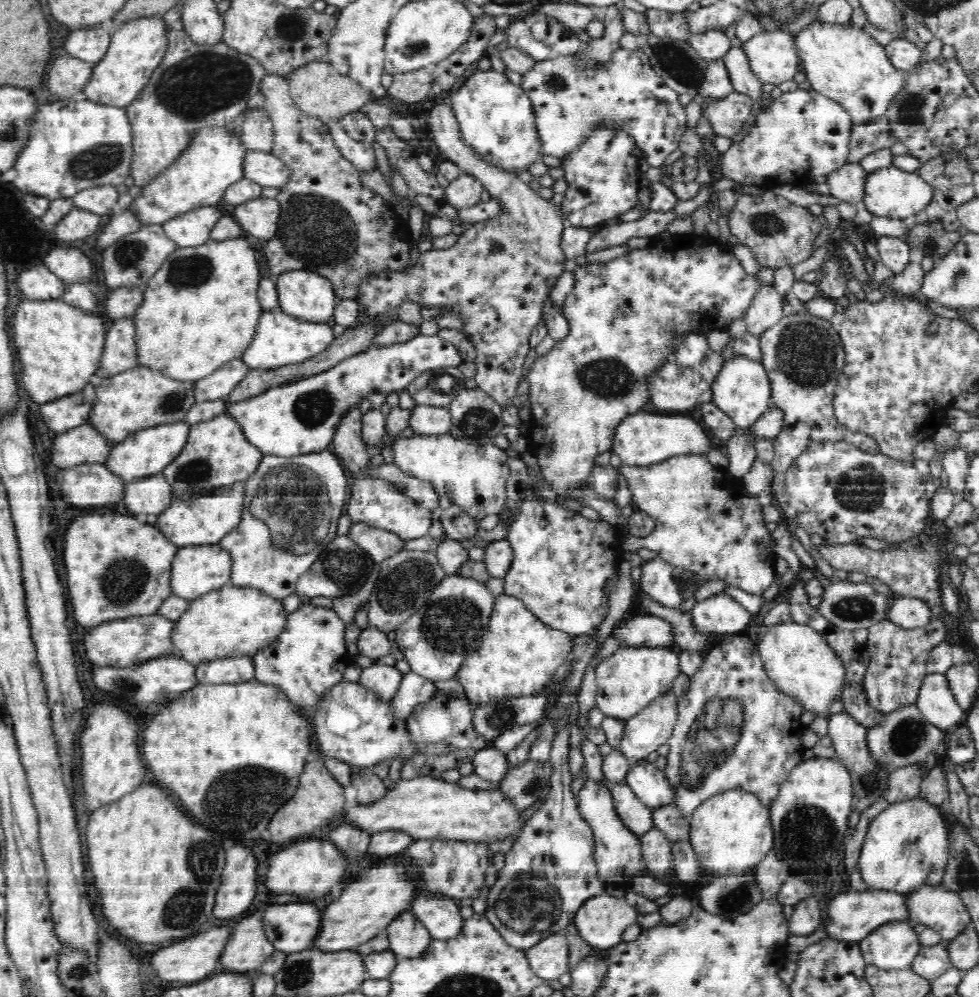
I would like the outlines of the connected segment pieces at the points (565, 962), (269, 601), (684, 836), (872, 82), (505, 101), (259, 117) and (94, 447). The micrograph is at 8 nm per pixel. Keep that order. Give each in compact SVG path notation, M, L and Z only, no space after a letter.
M564 932L542 939L525 953L530 968L543 981L556 980L569 972L570 947Z
M223 586L204 597L193 599L187 612L177 620L173 656L195 665L221 658L253 657L286 630L288 617L282 598L270 596L253 586Z
M676 805L655 810L653 813L655 826L663 830L672 843L689 842L691 844L691 817L684 816Z
M816 22L796 37L801 68L811 84L811 88L824 94L850 114L855 125L873 123L886 117L894 101L900 97L910 78L923 64L940 57L944 43L934 37L921 51L920 62L911 70L898 70L889 59L885 46L875 42L863 30L851 25L822 25Z
M474 70L463 85L451 96L458 128L472 155L486 161L486 165L517 177L528 172L532 164L545 155L537 127L537 116L532 99L522 85L512 83L505 73L494 70Z
M263 110L248 113L243 124L241 139L250 151L270 153L274 148L275 132L269 114Z
M88 424L74 430L56 434L50 451L52 464L61 469L84 465L106 465L116 440L110 440L94 426Z

